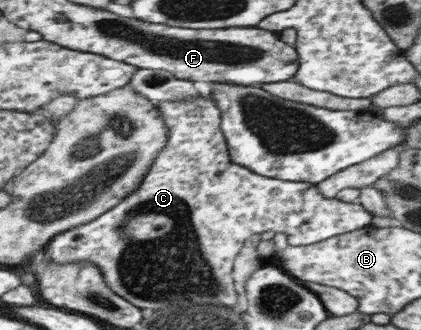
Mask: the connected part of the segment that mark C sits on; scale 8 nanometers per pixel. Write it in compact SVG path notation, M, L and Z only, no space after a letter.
M214 95L160 102L162 116L170 128L170 141L154 161L154 167L144 179L142 187L92 224L59 234L49 243L46 256L58 264L96 264L102 268L108 286L140 308L160 310L166 304L180 302L182 306L218 304L232 310L238 306L232 264L245 239L264 232L282 232L292 245L308 246L370 225L373 214L359 202L349 203L336 197L324 197L315 184L260 176L232 161L228 144L222 136L222 112Z

